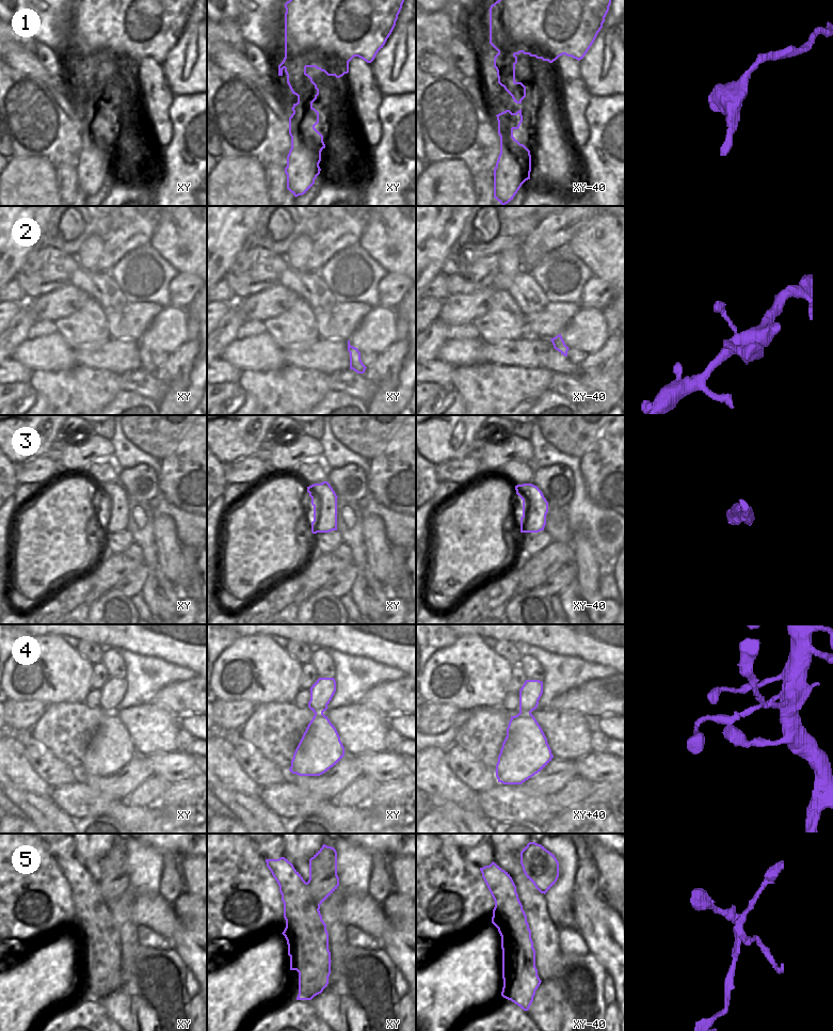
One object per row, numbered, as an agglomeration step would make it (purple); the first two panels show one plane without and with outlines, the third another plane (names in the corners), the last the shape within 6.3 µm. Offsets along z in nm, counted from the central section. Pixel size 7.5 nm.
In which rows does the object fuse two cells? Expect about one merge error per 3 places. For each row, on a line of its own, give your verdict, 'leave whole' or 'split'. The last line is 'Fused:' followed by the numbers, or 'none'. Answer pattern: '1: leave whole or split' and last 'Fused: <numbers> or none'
1: leave whole
2: leave whole
3: leave whole
4: leave whole
5: split
Fused: 5

